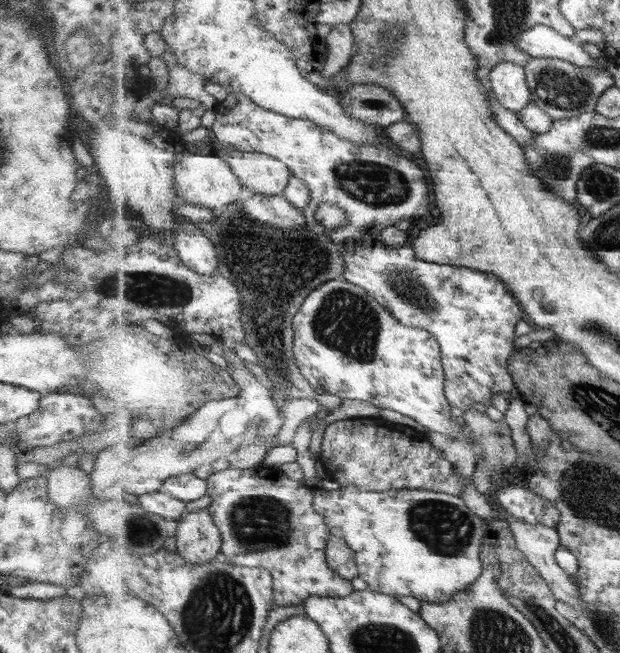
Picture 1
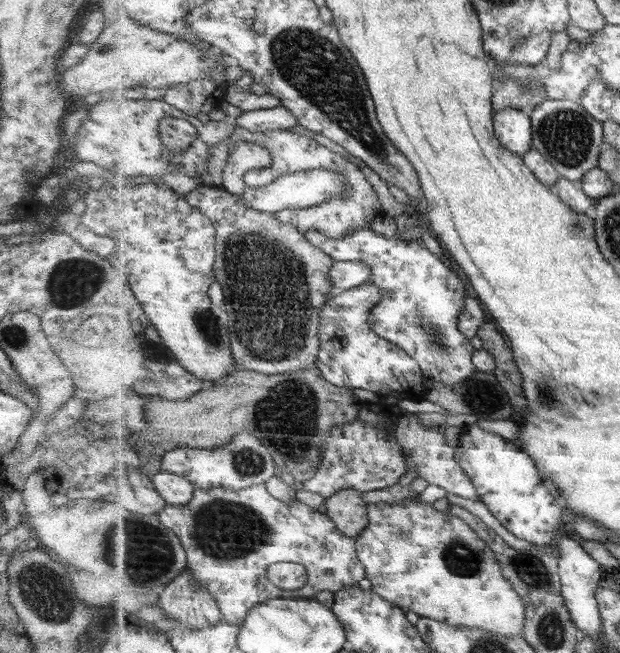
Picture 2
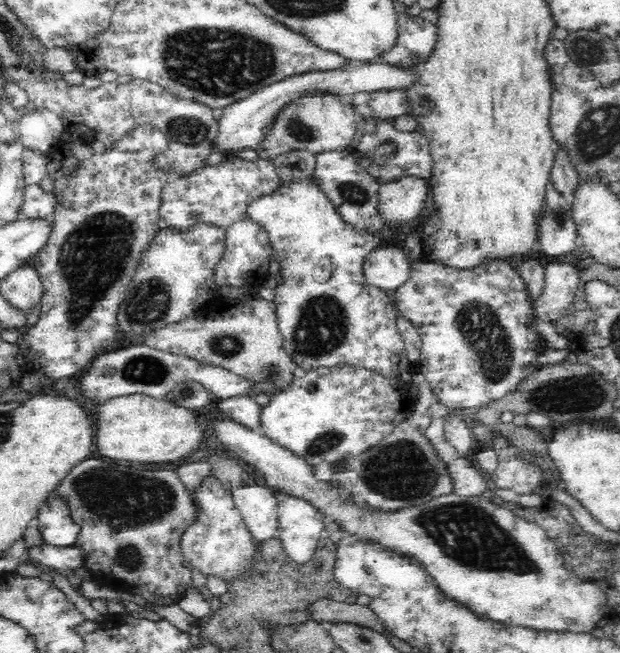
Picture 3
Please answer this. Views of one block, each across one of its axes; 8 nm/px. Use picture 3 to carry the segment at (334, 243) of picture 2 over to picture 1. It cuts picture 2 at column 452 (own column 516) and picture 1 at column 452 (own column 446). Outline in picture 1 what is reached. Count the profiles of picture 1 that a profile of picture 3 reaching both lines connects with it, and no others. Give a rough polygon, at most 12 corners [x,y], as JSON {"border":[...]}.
{"border":[[340,243],[344,281],[440,343],[451,407],[516,384],[528,314],[499,277]]}

